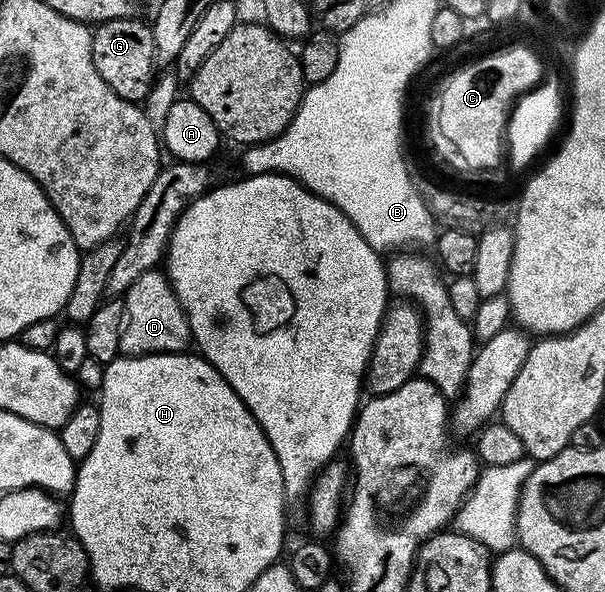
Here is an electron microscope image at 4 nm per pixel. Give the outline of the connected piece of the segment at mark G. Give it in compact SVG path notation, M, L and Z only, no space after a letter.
M116 18L100 23L93 30L91 56L99 76L103 76L107 88L111 88L115 96L141 104L153 90L153 77L159 73L159 67L152 25L148 21L140 22L139 18Z

